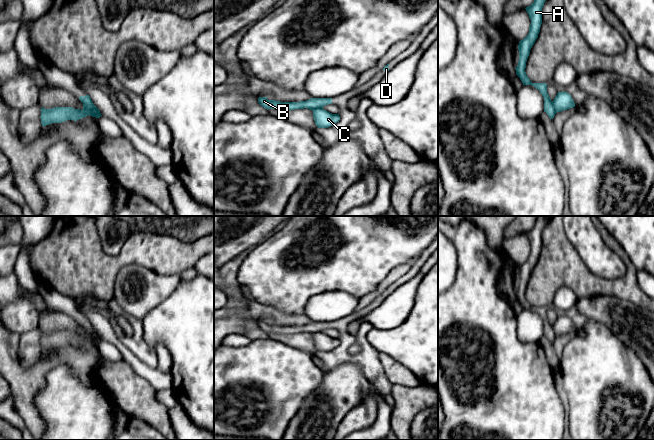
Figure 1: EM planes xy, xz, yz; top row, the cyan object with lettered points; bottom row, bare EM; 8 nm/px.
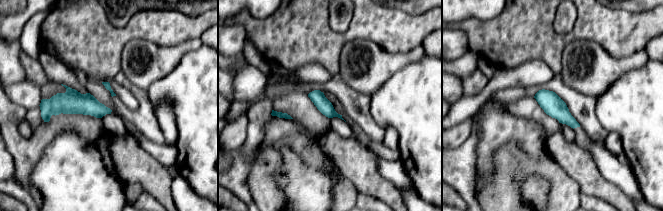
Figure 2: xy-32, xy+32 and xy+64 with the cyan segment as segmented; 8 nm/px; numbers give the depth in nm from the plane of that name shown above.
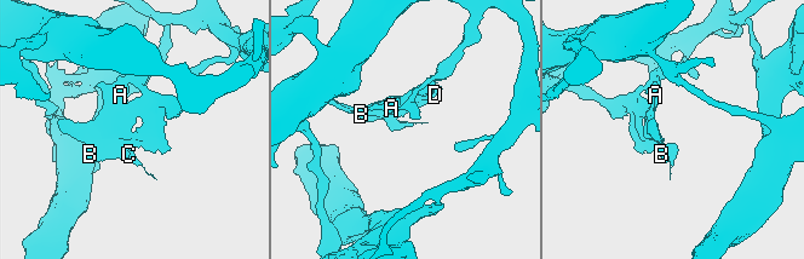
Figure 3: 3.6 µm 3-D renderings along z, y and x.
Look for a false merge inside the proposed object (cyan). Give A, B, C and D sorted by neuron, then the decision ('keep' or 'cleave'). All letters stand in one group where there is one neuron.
groups A B D / C; cleave

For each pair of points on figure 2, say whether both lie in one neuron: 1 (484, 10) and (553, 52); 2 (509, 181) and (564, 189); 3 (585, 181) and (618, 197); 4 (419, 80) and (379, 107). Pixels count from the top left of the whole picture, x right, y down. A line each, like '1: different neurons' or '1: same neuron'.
1: different neurons
2: same neuron
3: same neuron
4: same neuron

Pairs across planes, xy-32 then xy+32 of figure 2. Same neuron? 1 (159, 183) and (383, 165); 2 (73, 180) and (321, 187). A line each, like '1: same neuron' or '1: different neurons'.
1: different neurons
2: same neuron

